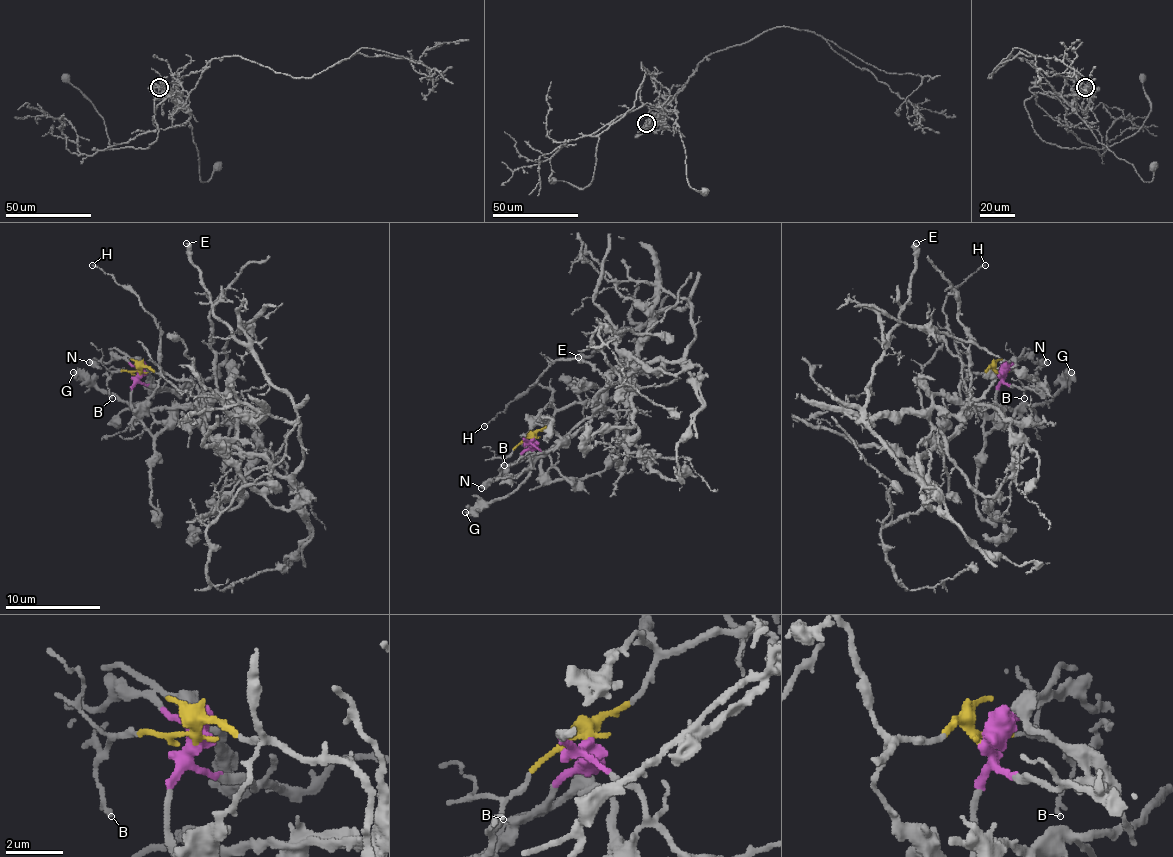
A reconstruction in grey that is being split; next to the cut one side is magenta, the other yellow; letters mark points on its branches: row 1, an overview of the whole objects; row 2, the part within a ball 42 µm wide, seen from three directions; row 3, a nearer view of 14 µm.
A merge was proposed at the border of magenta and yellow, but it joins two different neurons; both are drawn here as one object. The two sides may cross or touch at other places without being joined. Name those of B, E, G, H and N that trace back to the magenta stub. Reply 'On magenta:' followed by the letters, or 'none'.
On magenta: G, N

